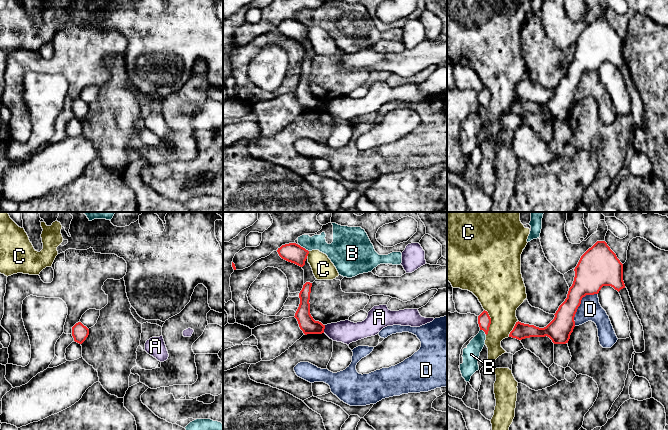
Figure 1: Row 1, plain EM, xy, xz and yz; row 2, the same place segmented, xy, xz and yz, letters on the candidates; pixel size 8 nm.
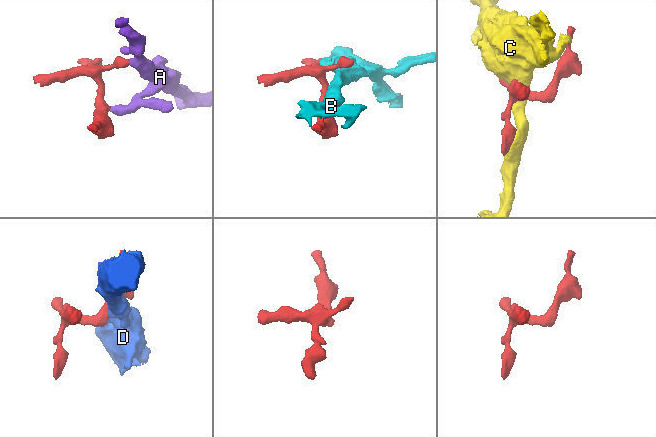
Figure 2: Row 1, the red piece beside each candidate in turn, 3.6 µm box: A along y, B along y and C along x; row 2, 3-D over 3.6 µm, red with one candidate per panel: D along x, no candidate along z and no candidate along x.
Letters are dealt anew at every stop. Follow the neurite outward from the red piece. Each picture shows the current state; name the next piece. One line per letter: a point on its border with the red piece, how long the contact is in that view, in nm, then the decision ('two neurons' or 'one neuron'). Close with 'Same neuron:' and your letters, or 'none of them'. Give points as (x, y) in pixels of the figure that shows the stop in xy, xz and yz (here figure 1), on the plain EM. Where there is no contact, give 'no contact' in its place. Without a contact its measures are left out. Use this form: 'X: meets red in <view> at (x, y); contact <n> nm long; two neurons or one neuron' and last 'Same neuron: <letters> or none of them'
A: meets red in xz at (324, 104); contact 70 nm long; two neurons
B: meets red in xz at (304, 24); contact 100 nm long; two neurons
C: meets red in yz at (490, 98); contact 220 nm long; two neurons
D: meets red in yz at (580, 79); contact 320 nm long; two neurons
Same neuron: none of them

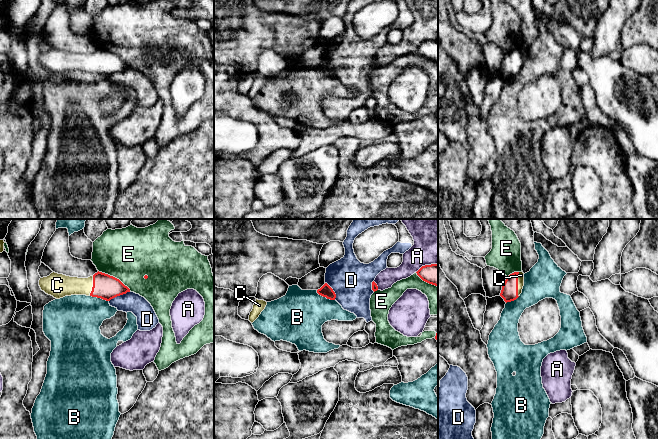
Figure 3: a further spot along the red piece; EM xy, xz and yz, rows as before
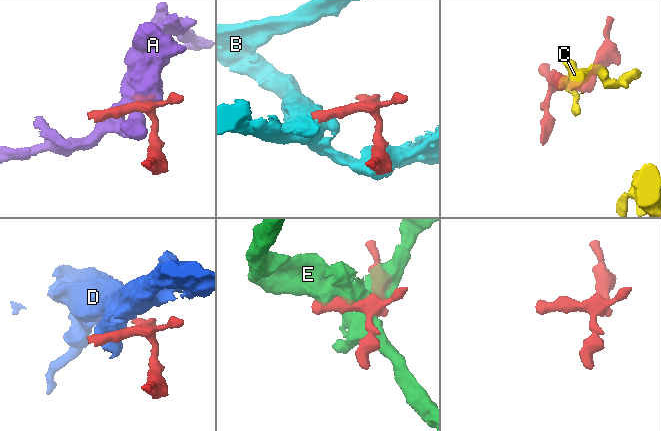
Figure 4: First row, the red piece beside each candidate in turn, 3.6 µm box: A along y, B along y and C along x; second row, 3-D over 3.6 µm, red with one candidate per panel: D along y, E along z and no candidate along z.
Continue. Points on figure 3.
A: meets red in xz at (426, 41); contact 180 nm long; two neurons
B: meets red in xz at (325, 72); contact 170 nm long; two neurons
C: meets red in yz at (517, 60); contact 200 nm long; one neuron
D: meets red in xy at (119, 71); contact 190 nm long; two neurons
E: meets red in xy at (114, 53); contact 300 nm long; two neurons
Same neuron: C

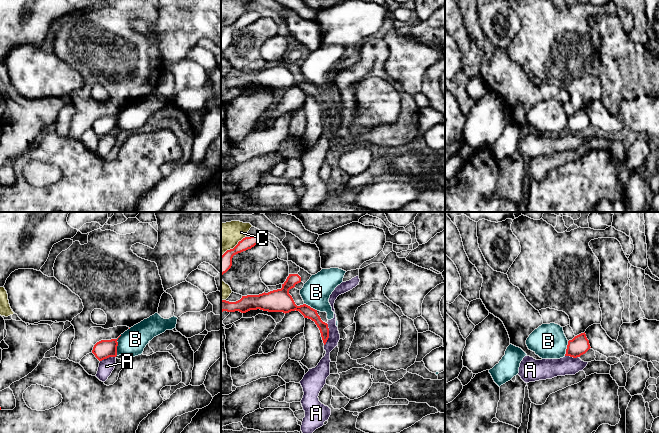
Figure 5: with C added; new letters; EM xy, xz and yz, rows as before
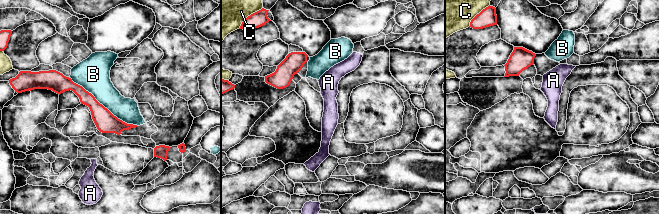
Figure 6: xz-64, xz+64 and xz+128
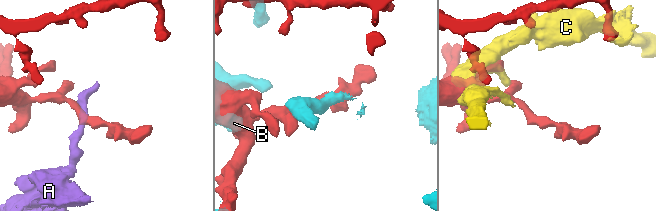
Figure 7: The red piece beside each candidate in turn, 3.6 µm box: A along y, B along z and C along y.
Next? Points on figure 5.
A: meets red in xz at (328, 110); contact 190 nm long; two neurons
B: meets red in xy at (117, 121); contact 170 nm long; two neurons
C: meets red in xz at (234, 23); contact 260 nm long; two neurons
Same neuron: none of them

